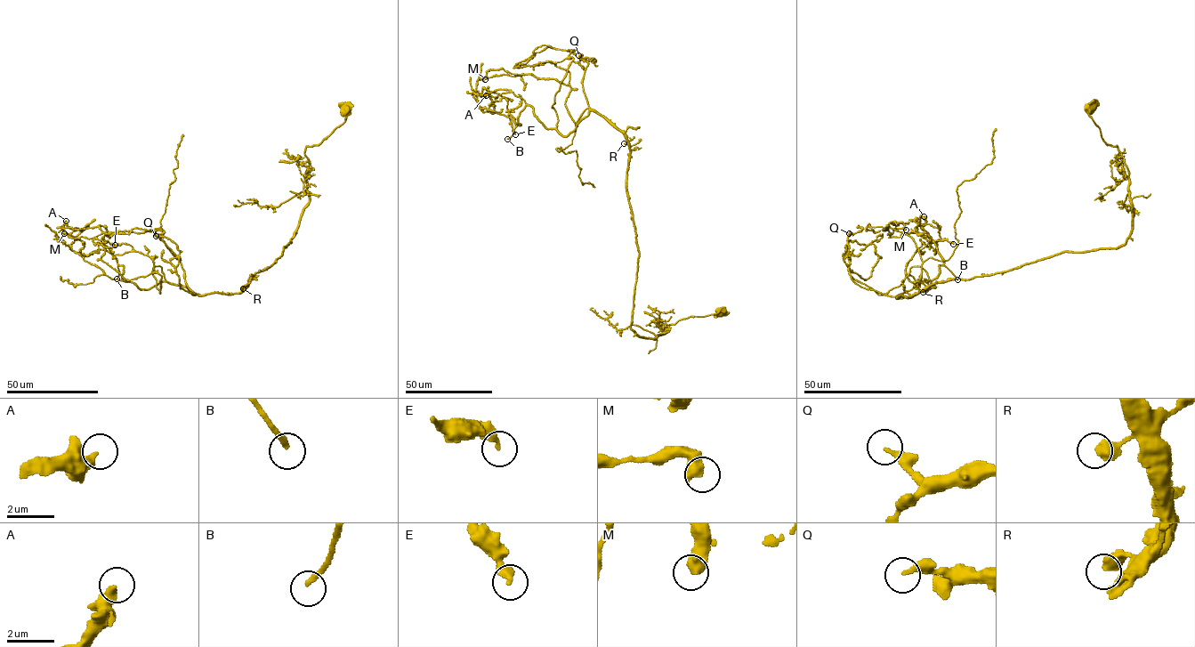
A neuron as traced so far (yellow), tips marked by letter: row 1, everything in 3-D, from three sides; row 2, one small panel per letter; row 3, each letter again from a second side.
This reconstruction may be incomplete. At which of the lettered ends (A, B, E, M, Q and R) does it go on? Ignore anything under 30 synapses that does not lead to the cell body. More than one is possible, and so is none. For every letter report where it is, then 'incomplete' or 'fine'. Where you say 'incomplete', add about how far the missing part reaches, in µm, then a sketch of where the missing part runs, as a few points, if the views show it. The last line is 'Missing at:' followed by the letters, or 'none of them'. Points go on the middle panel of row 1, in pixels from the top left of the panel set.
A: at (486, 95); fine
B: at (507, 139); incomplete; about 60 µm are missing; missing branch runs (507, 139), (496, 137), (487, 128), (481, 118), (488, 117), (480, 103)
E: at (515, 134); fine
M: at (485, 79); fine
Q: at (578, 55); fine
R: at (624, 143); fine
Missing at: B

